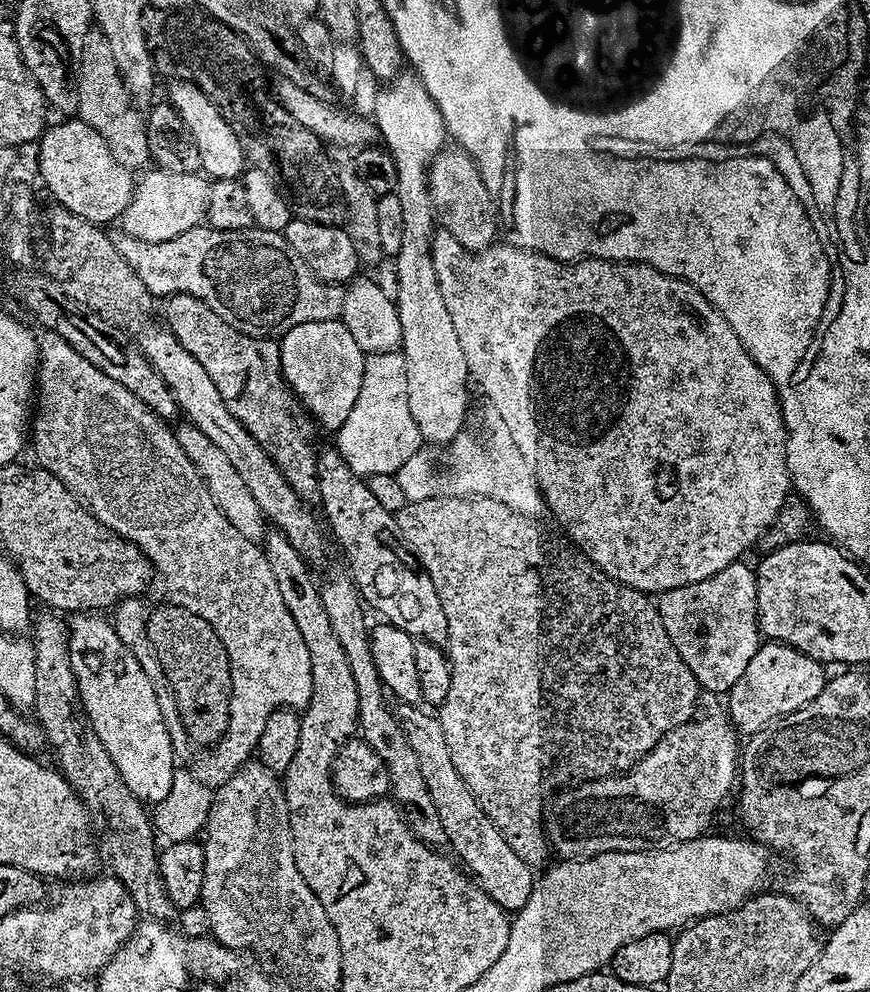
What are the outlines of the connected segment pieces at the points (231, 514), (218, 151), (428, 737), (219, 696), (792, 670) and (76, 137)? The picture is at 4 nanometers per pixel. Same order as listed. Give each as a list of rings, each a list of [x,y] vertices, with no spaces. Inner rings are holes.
[[[184,426],[184,429],[179,429],[178,439],[182,450],[186,452],[186,458],[194,462],[210,490],[210,498],[214,498],[218,510],[226,514],[230,526],[234,526],[234,530],[238,530],[238,534],[242,534],[242,538],[246,538],[251,544],[260,544],[266,531],[264,511],[260,509],[258,502],[254,502],[254,494],[250,494],[246,482],[242,482],[238,470],[230,466],[230,458],[226,458],[226,454],[222,454],[222,450],[218,450],[218,446],[214,446],[214,442],[210,442],[210,438],[206,438],[206,434],[202,434],[202,430],[197,428]]]
[[[191,79],[180,80],[166,96],[167,103],[178,110],[182,122],[186,122],[186,130],[193,142],[198,146],[199,167],[202,166],[203,175],[213,181],[239,181],[246,172],[246,157],[242,150],[242,142],[238,134],[234,134],[231,122],[214,106],[214,102]]]
[[[400,704],[394,713],[406,742],[414,754],[418,754],[418,766],[422,766],[430,798],[434,798],[434,806],[438,806],[448,844],[456,851],[455,859],[471,873],[480,889],[495,904],[502,906],[504,912],[521,912],[532,897],[534,869],[510,848],[509,842],[483,812],[469,786],[458,774],[454,754],[450,754],[450,746],[446,743],[446,730],[442,730],[439,719],[431,711],[414,704]]]
[[[176,602],[149,611],[148,637],[154,654],[158,654],[172,697],[176,699],[189,741],[193,745],[201,744],[199,747],[204,750],[219,744],[230,726],[232,701],[232,667],[222,638],[214,634],[210,622]]]
[[[765,643],[758,650],[754,662],[750,662],[746,674],[742,674],[742,682],[738,682],[738,686],[731,690],[732,727],[737,733],[751,738],[759,732],[769,731],[785,716],[801,712],[807,704],[812,704],[824,693],[830,679],[829,673],[824,672],[827,672],[825,665],[788,644]]]
[[[79,118],[65,120],[65,124],[53,123],[38,141],[40,176],[49,194],[63,211],[73,212],[92,224],[108,226],[111,220],[119,221],[130,206],[137,181],[117,160],[106,138]]]

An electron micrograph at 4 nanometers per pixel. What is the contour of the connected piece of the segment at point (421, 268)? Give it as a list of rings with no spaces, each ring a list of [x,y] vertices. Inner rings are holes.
[[[403,74],[393,81],[387,90],[389,92],[382,93],[376,100],[374,123],[380,129],[382,144],[388,147],[388,152],[392,155],[393,162],[396,163],[396,188],[394,188],[394,194],[401,200],[402,217],[405,223],[402,250],[394,258],[394,264],[396,264],[396,292],[394,288],[394,299],[398,314],[402,318],[402,355],[406,362],[406,378],[409,379],[410,414],[414,414],[414,422],[418,422],[420,439],[425,445],[446,444],[446,446],[452,446],[455,439],[465,431],[466,426],[464,426],[464,423],[468,420],[468,384],[470,385],[470,373],[468,371],[468,363],[466,362],[466,354],[462,354],[462,342],[458,342],[458,330],[454,330],[454,322],[450,319],[450,310],[446,310],[446,298],[442,298],[442,286],[438,286],[438,273],[434,271],[432,237],[438,231],[438,217],[436,215],[436,207],[432,204],[432,191],[428,188],[428,173],[433,162],[436,161],[436,157],[445,151],[446,144],[444,144],[444,140],[447,141],[449,139],[448,127],[444,125],[444,119],[434,102],[434,98],[430,98],[430,94],[426,90],[424,83],[420,81],[419,76],[415,74]]]

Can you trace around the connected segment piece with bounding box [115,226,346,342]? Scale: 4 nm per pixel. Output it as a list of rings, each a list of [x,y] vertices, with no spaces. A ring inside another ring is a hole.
[[[201,226],[161,244],[147,244],[123,234],[117,235],[115,241],[122,258],[130,262],[130,266],[138,274],[138,278],[142,278],[153,297],[198,298],[206,302],[206,306],[210,306],[210,310],[214,310],[214,314],[218,314],[218,318],[222,318],[226,326],[234,326],[234,330],[255,340],[280,342],[286,334],[290,334],[290,330],[306,326],[306,322],[330,322],[340,320],[344,315],[345,289],[341,285],[326,284],[318,279],[310,270],[310,266],[302,262],[298,250],[290,247],[288,239],[278,232],[220,232],[209,226]]]

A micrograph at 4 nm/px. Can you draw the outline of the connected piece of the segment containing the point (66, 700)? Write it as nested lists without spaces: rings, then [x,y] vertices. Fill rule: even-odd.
[[[44,614],[35,621],[34,645],[37,656],[37,700],[35,719],[44,730],[47,747],[56,755],[55,763],[65,782],[76,791],[89,813],[104,819],[104,837],[98,840],[101,861],[111,875],[126,886],[141,917],[160,924],[171,925],[178,916],[170,894],[166,894],[166,882],[160,873],[160,852],[156,848],[158,833],[149,809],[133,794],[122,778],[118,766],[110,758],[106,746],[92,729],[84,704],[80,701],[80,687],[72,669],[70,654],[70,628],[56,614]],[[60,763],[60,764],[59,764]],[[97,812],[97,813],[96,813]]]

